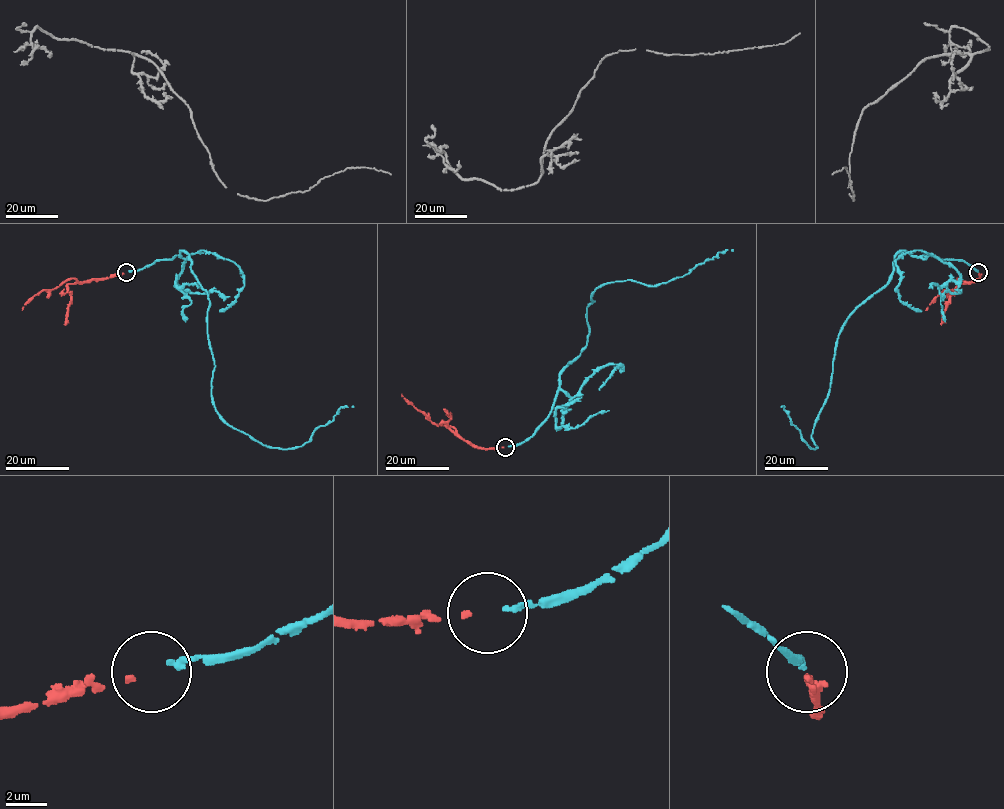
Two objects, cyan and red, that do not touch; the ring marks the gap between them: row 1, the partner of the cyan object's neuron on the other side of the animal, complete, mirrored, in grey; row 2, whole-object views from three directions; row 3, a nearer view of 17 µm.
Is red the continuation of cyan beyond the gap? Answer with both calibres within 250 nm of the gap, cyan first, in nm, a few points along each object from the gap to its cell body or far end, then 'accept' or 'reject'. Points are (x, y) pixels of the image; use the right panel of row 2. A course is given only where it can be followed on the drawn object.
240/180 nm | cyan via (978, 271), (900, 251), (890, 279), (839, 334), (812, 434), (817, 447), (782, 406) | red via (978, 274), (980, 277), (970, 281), (958, 279), (954, 289), (942, 292), (925, 310) | accept

